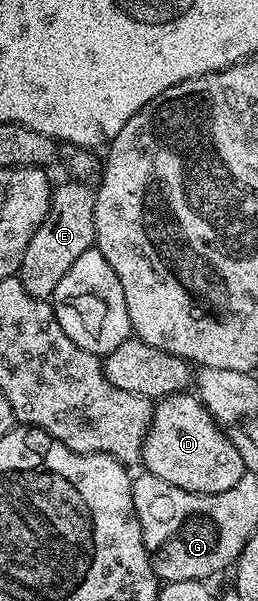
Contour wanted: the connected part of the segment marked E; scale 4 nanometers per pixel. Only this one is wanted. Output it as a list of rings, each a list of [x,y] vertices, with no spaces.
[[[75,178],[68,181],[54,189],[47,216],[41,226],[37,226],[33,238],[29,238],[17,273],[25,290],[38,300],[47,300],[55,293],[57,282],[65,278],[69,266],[73,266],[73,262],[77,262],[77,258],[81,258],[95,242],[95,188]]]

